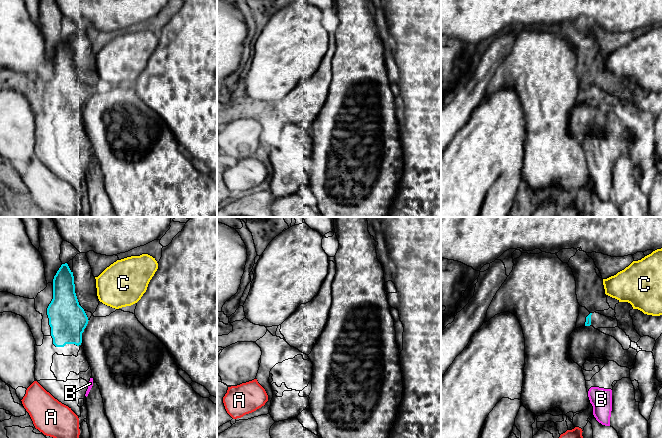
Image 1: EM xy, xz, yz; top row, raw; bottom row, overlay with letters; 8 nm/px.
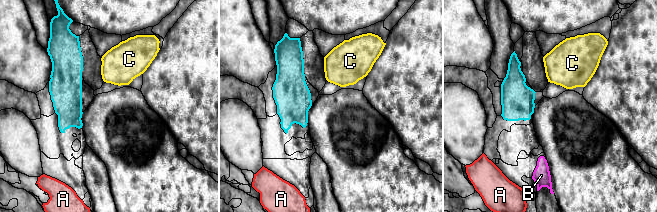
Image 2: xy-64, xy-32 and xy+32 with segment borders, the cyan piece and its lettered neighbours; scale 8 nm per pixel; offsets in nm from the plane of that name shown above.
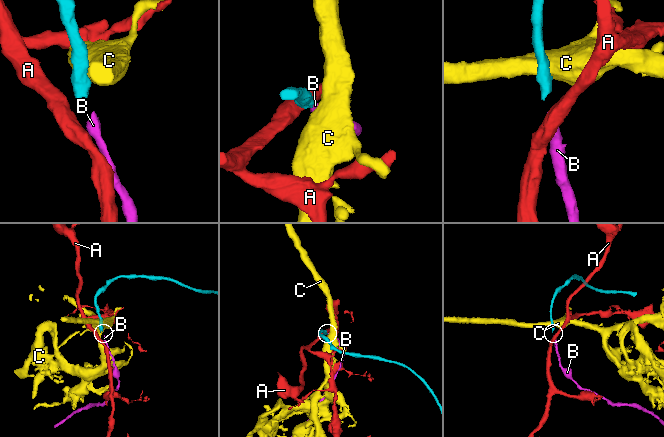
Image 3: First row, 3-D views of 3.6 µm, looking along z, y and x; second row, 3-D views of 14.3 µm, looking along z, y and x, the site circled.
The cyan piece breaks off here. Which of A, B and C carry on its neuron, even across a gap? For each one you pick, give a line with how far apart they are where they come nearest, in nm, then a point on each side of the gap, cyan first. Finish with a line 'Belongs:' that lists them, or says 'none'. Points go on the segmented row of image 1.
B: 280 nm apart; from cyan across xy (78, 345), (90, 378)
Belongs: B

